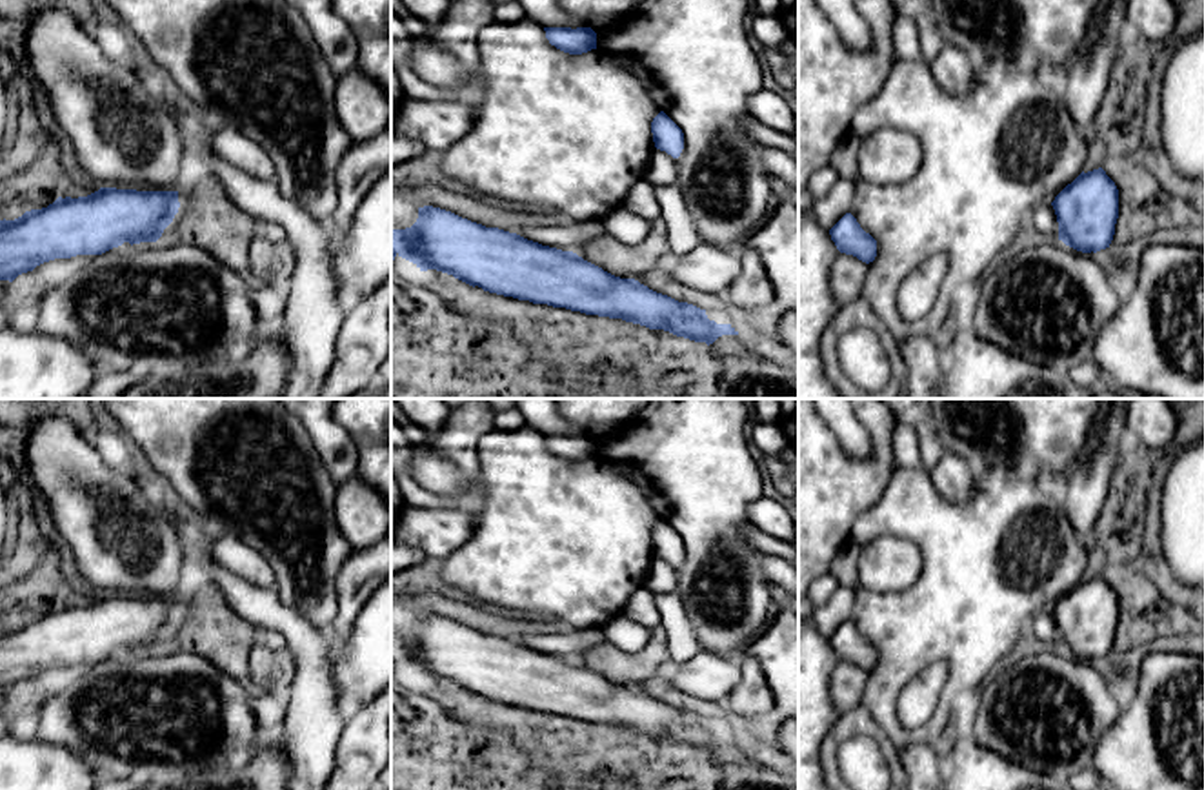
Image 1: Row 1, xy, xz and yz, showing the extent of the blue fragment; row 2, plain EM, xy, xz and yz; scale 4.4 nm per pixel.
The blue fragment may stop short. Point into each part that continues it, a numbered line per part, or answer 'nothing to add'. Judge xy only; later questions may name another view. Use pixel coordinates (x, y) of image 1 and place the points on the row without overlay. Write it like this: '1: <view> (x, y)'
nothing to add

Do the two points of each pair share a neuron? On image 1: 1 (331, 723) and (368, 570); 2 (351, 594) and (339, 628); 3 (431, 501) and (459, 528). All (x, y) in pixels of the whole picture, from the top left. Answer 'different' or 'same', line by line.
1: different
2: same
3: different

